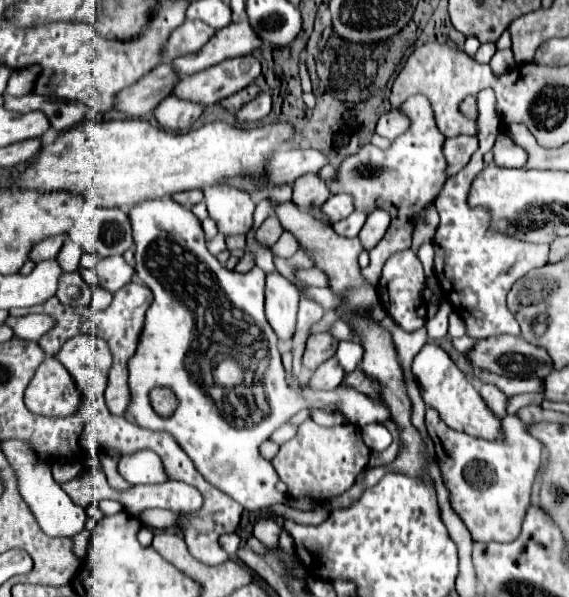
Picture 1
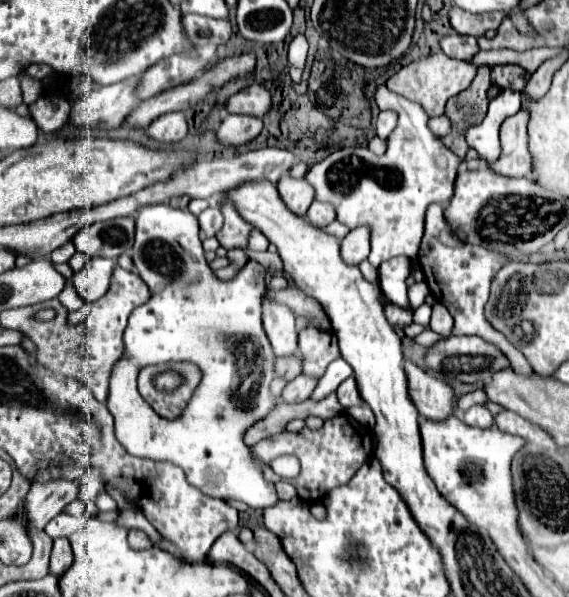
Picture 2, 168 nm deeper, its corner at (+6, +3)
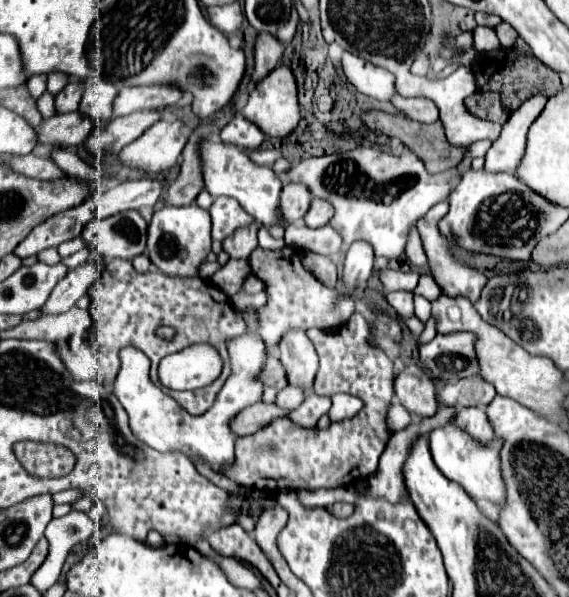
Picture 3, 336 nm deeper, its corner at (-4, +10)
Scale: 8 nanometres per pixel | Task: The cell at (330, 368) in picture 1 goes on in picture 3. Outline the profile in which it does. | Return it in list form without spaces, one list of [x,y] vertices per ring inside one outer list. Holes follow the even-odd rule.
[[[287,386],[287,388],[283,388],[283,390],[277,394],[275,404],[281,406],[281,408],[287,408],[287,410],[295,410],[303,400],[305,400],[305,392],[303,392],[303,388]]]

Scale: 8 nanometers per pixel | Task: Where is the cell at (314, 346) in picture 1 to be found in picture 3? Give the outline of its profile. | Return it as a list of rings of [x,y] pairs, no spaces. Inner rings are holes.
[[[275,356],[267,358],[265,370],[261,372],[261,380],[279,390],[287,386],[287,372],[283,372],[283,364],[279,364],[279,358],[275,358]]]

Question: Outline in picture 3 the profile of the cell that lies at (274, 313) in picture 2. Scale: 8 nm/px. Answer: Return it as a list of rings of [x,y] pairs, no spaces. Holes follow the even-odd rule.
[[[305,330],[287,332],[287,336],[283,336],[283,340],[279,342],[279,360],[287,368],[289,384],[299,384],[307,388],[307,392],[311,392],[319,362]]]

